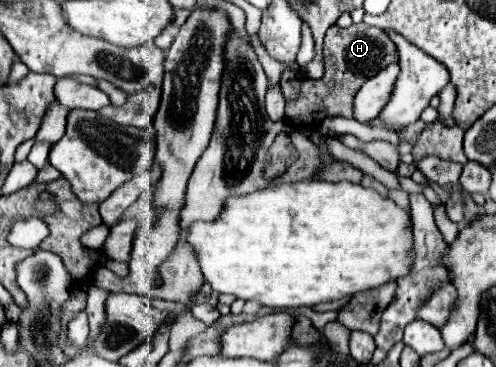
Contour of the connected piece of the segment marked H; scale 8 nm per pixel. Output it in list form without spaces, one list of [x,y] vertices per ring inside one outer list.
[[[352,24],[350,28],[342,30],[338,26],[332,26],[324,38],[324,62],[326,62],[326,74],[322,80],[310,80],[306,78],[302,82],[302,90],[296,102],[286,104],[286,118],[294,126],[314,126],[322,122],[326,116],[344,116],[352,118],[352,100],[354,94],[360,90],[360,86],[380,70],[384,70],[388,64],[398,62],[398,52],[394,42],[388,38],[388,34],[380,28],[362,24]]]

